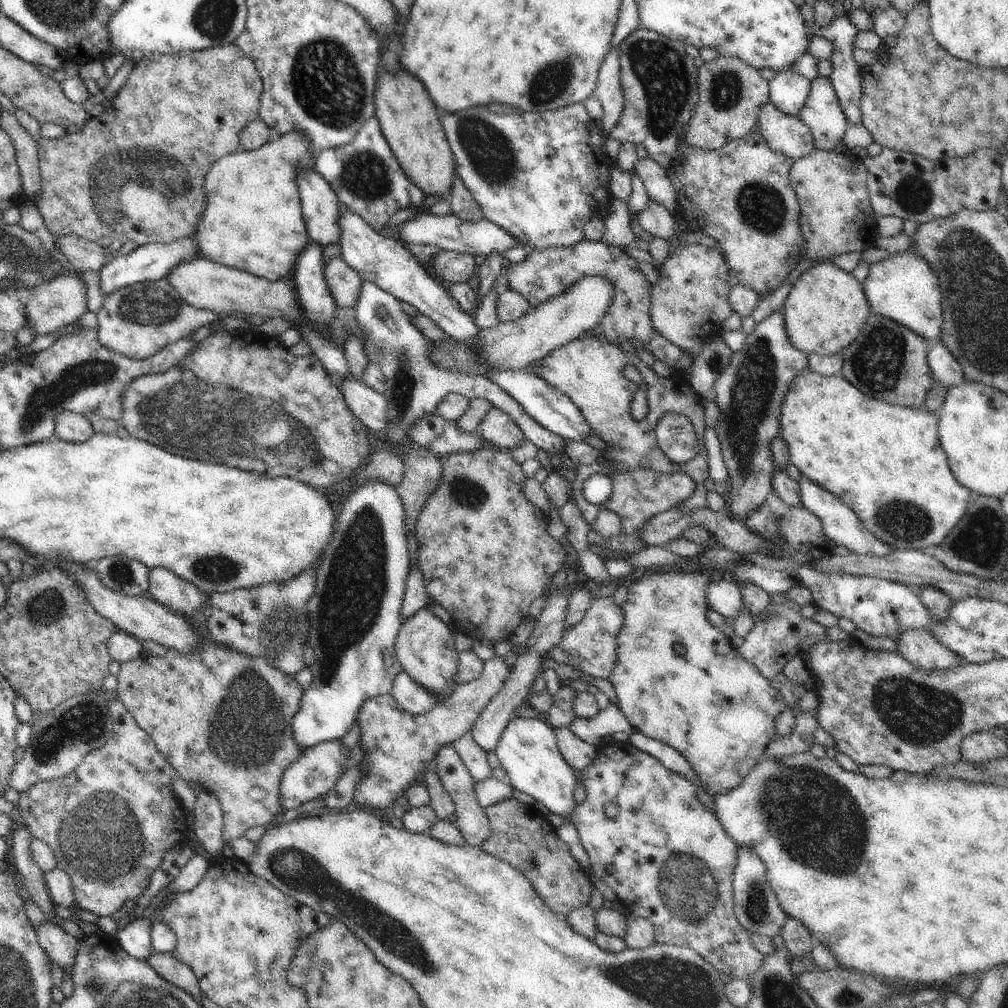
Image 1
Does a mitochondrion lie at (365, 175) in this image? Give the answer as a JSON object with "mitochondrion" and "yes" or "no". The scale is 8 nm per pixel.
{"mitochondrion":"yes"}

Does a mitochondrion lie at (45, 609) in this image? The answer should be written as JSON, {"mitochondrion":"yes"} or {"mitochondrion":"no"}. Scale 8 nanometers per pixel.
{"mitochondrion":"yes"}

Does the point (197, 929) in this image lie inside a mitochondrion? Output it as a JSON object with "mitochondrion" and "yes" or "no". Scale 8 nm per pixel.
{"mitochondrion":"no"}

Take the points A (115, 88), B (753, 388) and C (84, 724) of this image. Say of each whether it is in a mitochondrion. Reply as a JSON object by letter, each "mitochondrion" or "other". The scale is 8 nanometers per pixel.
{"A":"other","B":"mitochondrion","C":"mitochondrion"}

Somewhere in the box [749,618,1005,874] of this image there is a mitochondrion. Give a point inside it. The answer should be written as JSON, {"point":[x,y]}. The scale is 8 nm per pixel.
{"point":[921,714]}

